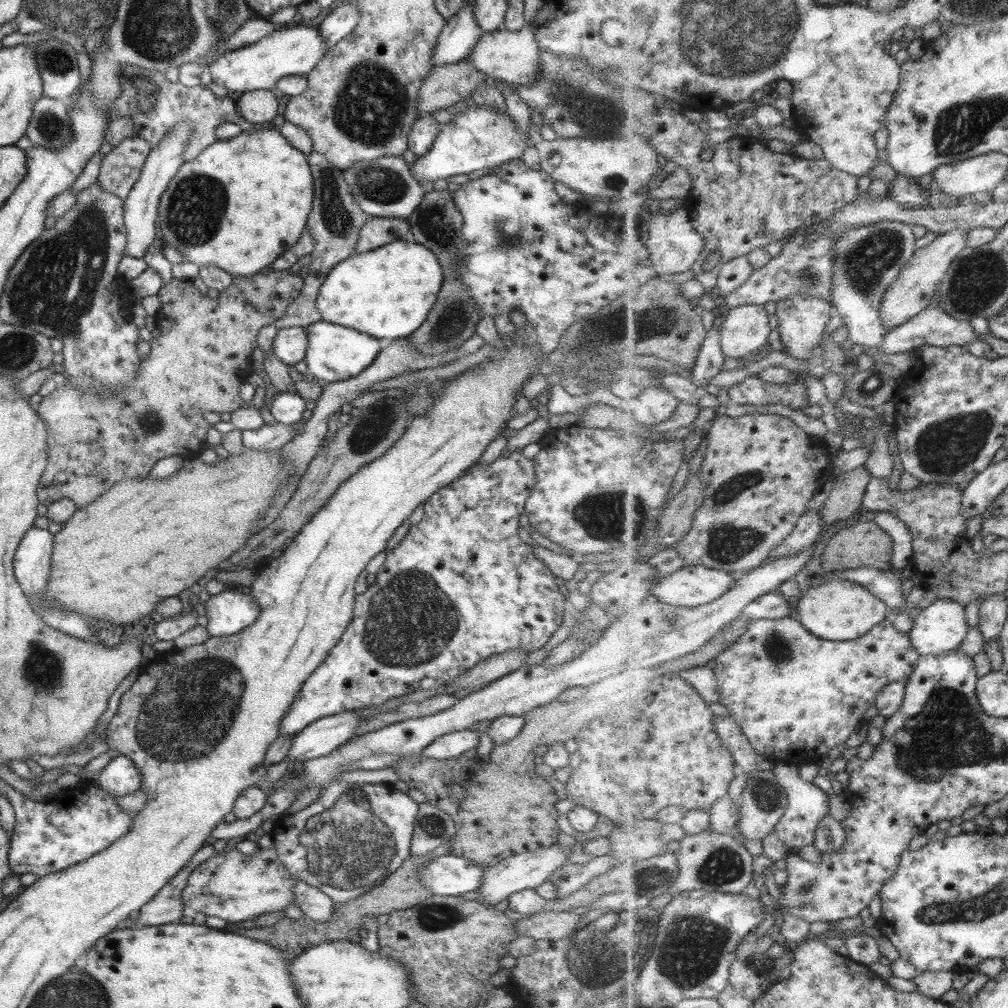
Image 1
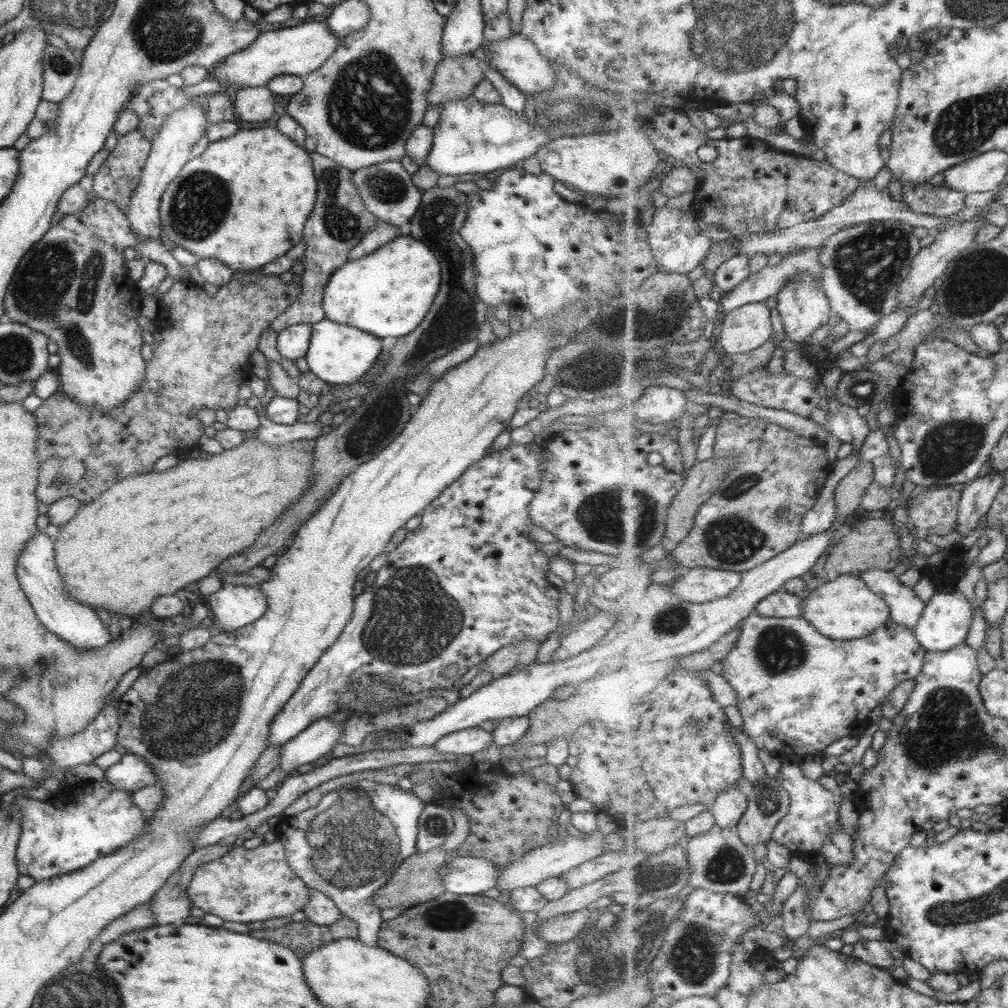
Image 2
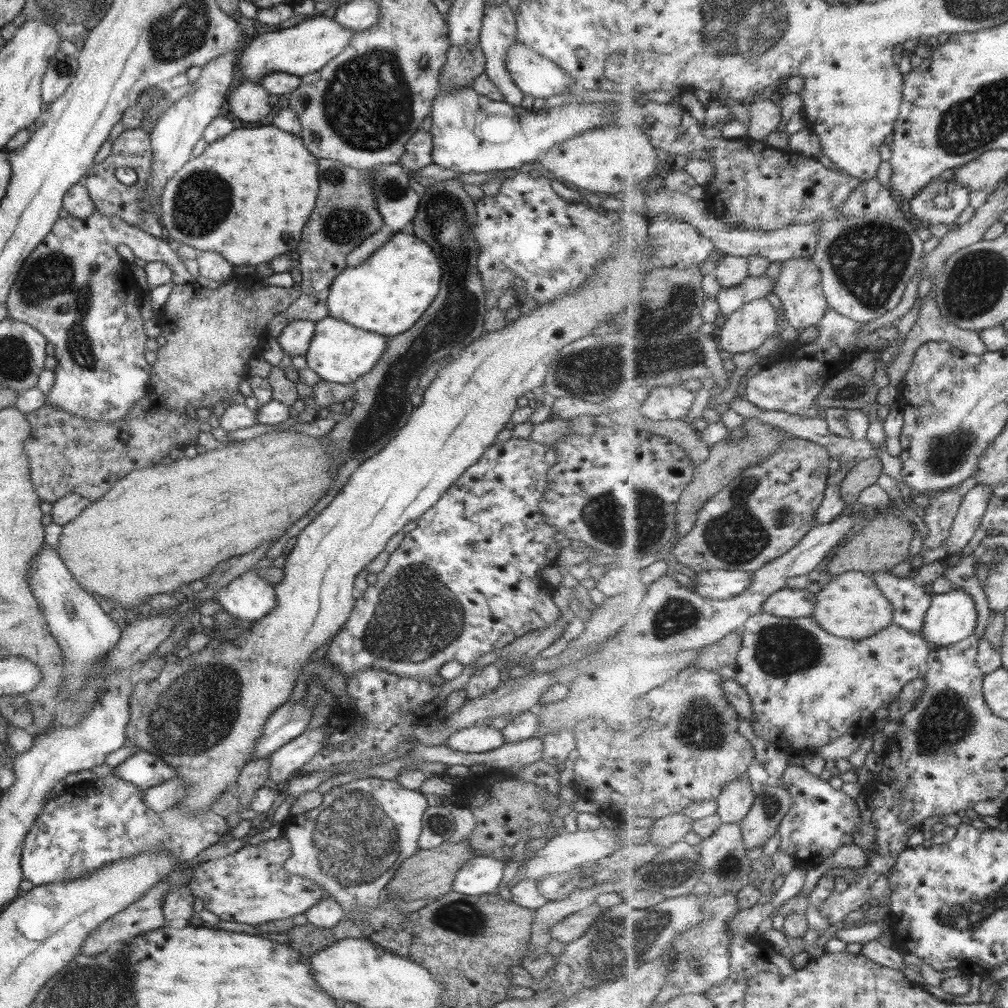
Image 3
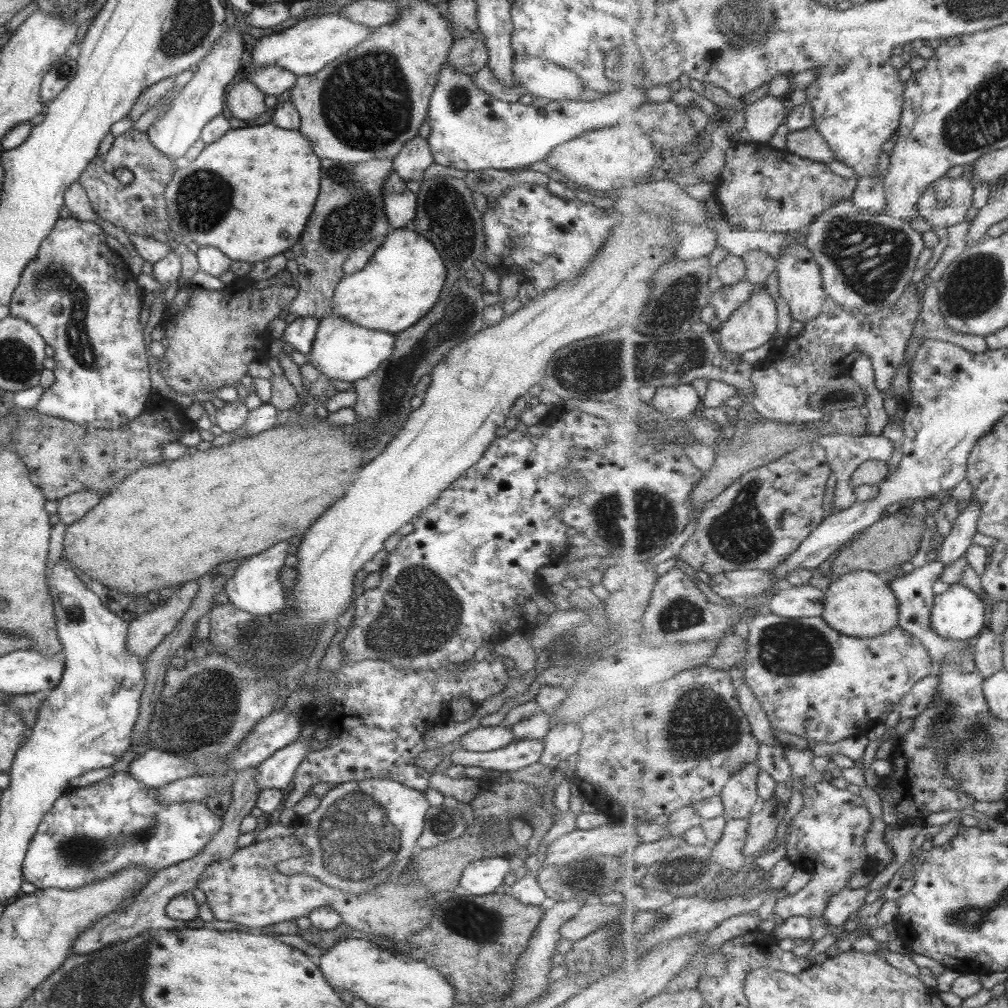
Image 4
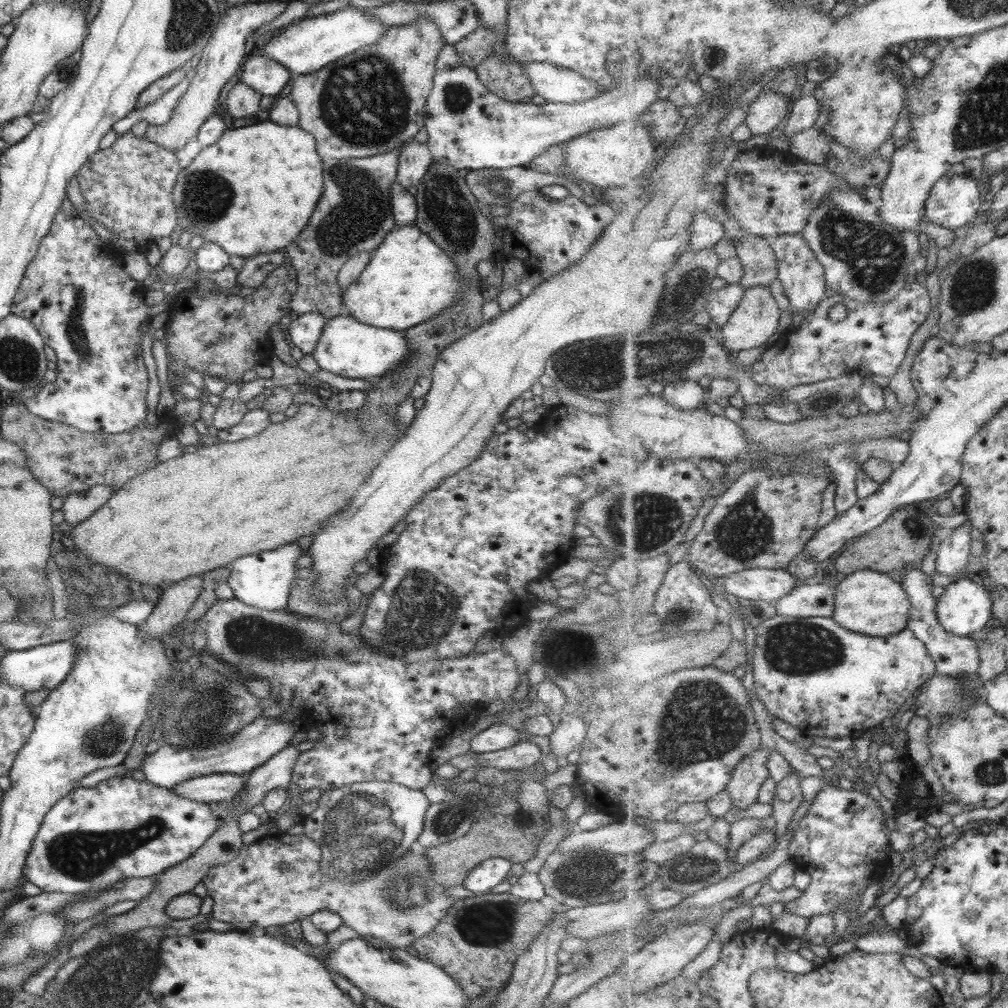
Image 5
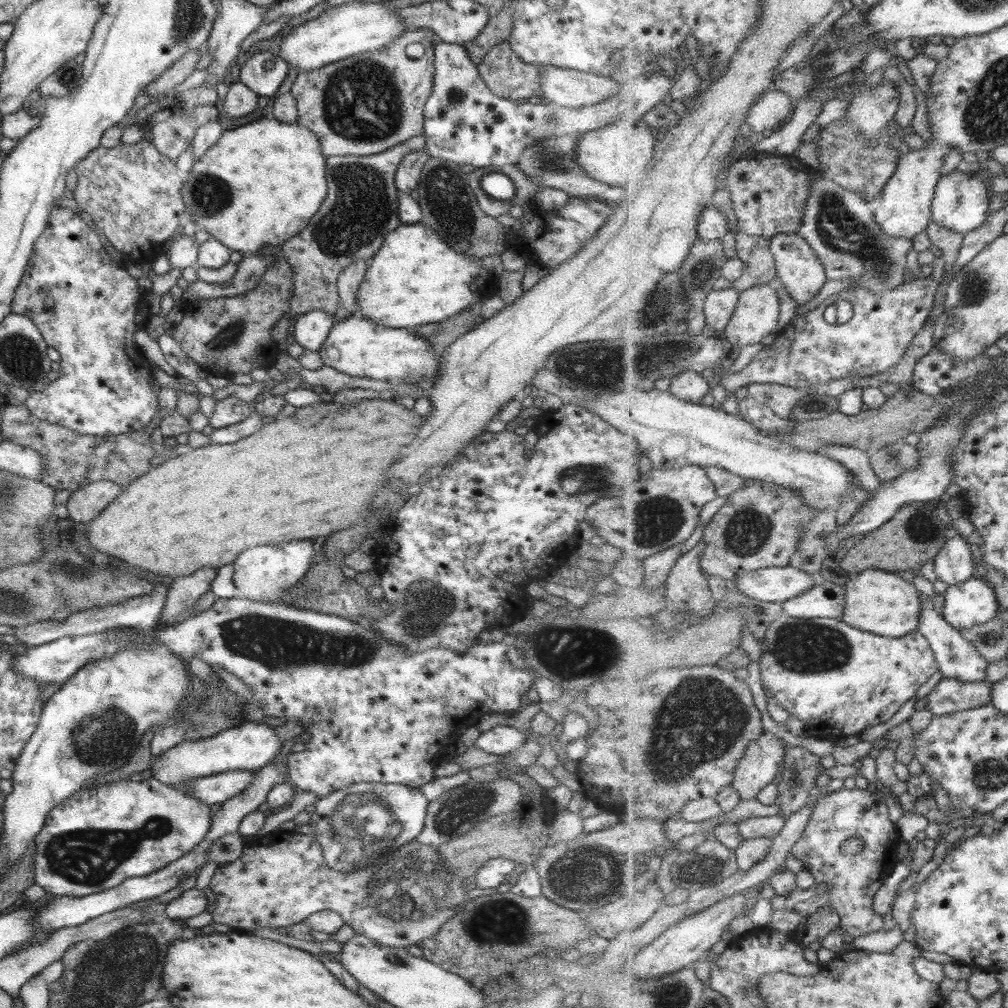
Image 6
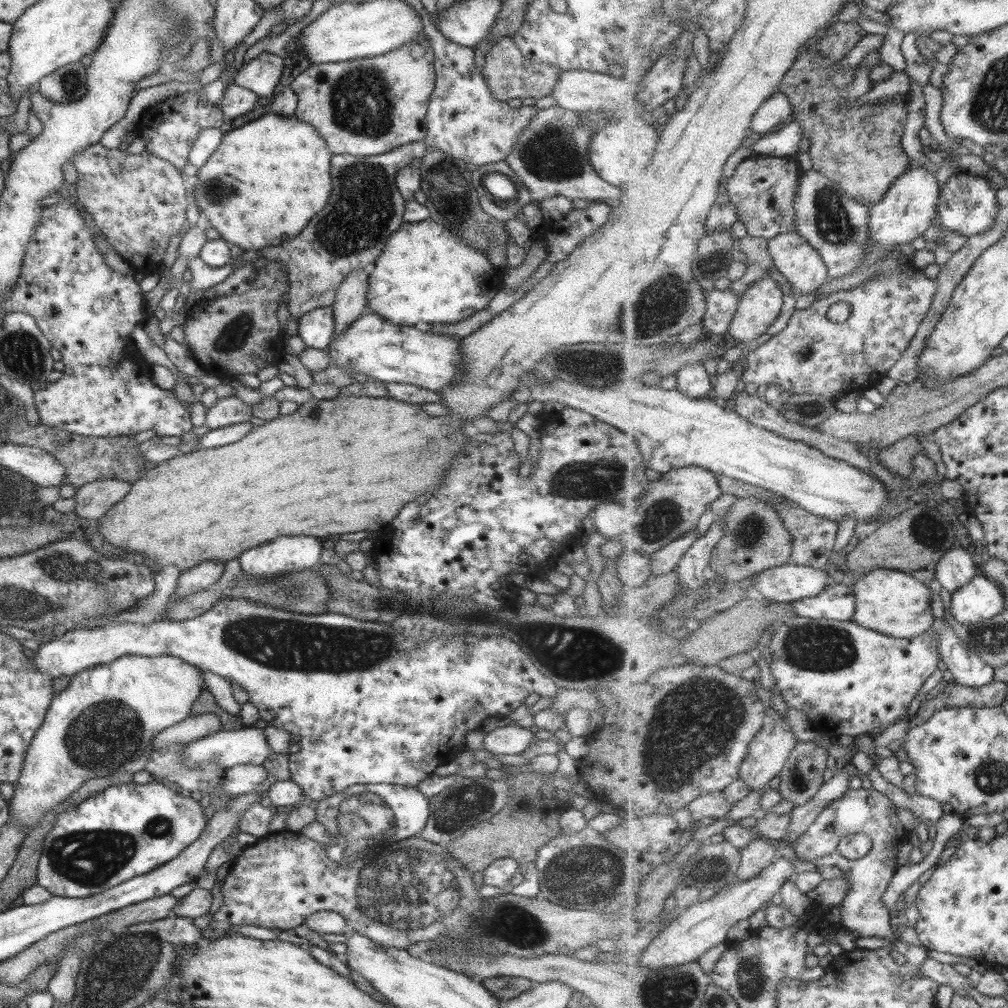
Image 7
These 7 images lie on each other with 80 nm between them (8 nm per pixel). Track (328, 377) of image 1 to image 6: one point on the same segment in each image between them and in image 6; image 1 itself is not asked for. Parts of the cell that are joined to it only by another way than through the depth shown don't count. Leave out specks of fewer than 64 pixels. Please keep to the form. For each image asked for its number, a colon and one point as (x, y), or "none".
2: (337, 353)
3: (338, 352)
4: (341, 350)
5: (347, 348)
6: (355, 346)

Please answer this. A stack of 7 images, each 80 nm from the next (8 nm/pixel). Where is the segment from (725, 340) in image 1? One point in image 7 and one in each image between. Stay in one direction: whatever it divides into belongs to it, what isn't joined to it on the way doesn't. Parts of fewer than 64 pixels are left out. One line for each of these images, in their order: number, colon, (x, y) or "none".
2: (745, 329)
3: (745, 330)
4: (754, 325)
5: (756, 319)
6: (757, 314)
7: (759, 306)

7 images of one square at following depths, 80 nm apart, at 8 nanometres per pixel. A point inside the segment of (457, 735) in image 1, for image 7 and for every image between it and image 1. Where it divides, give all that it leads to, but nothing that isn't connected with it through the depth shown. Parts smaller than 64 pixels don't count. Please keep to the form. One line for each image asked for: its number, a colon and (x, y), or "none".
2: (468, 741)
3: (479, 738)
4: (482, 739)
5: (497, 736)
6: (499, 740)
7: (510, 740)

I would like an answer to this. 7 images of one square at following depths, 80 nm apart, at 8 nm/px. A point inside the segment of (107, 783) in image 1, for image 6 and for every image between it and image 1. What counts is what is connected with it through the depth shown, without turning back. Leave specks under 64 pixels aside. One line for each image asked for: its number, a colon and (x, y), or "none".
2: (130, 774)
3: (142, 769)
4: (154, 768)
5: (248, 748)
6: (251, 745)

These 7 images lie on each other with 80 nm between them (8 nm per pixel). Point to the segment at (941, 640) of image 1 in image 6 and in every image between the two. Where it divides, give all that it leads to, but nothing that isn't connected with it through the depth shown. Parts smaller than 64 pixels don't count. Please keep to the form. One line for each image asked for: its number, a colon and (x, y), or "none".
2: (945, 622)
3: (952, 617)
4: (959, 614)
5: (966, 605)
6: (973, 602)

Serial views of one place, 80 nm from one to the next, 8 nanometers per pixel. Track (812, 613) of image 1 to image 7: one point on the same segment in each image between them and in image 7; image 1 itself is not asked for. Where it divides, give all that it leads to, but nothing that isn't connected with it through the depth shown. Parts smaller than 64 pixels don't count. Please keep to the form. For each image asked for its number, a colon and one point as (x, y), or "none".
2: (847, 608)
3: (852, 606)
4: (861, 603)
5: (870, 602)
6: (879, 601)
7: (892, 602)

